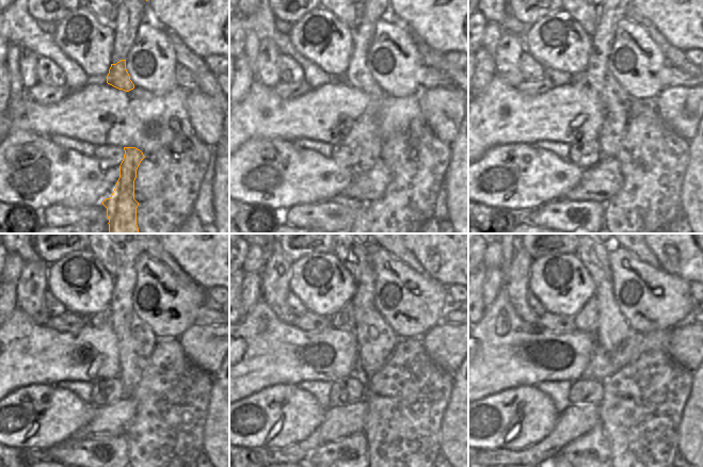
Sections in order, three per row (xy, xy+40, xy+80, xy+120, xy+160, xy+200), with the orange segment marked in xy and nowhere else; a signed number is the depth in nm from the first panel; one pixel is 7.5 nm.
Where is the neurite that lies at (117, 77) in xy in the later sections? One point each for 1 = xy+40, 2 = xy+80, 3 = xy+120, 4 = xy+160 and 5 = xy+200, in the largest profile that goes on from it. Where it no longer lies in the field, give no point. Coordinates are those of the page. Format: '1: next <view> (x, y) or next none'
1: next xy+40 (357, 75)
2: next xy+80 (617, 102)
3: next xy+120 (136, 340)
4: next xy+160 (377, 340)
5: next xy+200 (612, 327)

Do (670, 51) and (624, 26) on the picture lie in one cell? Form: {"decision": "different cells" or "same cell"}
{"decision": "different cells"}

